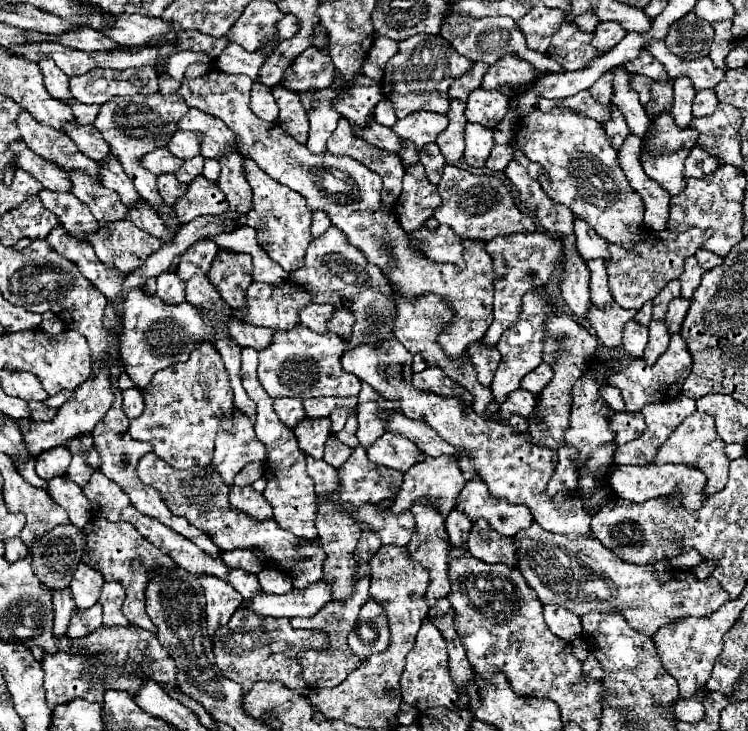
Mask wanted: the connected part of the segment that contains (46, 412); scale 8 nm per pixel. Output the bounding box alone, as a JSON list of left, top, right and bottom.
[28,401,56,421]

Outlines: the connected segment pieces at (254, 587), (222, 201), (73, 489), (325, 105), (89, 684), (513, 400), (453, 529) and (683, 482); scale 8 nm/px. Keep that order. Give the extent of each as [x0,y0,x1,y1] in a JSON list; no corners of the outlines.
[[226,569,260,599],[174,177,228,223],[48,475,92,527],[306,89,340,153],[42,625,176,709],[500,389,536,421],[446,509,470,551],[610,465,706,509]]

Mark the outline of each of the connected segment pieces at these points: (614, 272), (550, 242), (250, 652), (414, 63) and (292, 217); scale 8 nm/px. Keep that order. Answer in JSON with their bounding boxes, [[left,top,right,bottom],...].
[[604,227,710,309],[484,231,564,345],[214,607,330,695],[382,35,472,119],[242,157,312,273]]

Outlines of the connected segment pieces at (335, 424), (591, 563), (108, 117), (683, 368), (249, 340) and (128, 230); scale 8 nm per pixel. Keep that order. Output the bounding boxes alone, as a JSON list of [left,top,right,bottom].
[[330,409,356,433],[512,523,730,637],[94,95,186,211],[606,333,692,411],[224,317,274,349],[88,219,162,273]]

